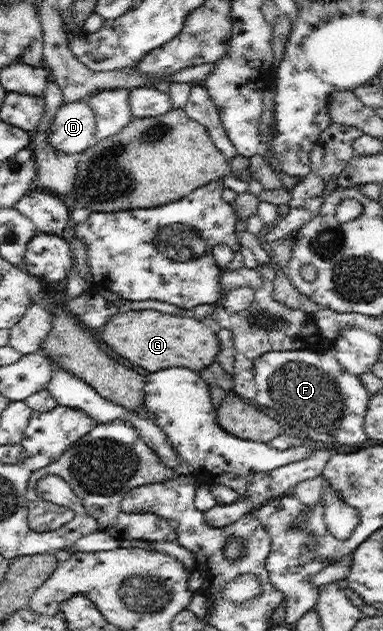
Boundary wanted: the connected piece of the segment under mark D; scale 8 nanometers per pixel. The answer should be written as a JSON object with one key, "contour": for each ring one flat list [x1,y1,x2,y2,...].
{"contour":[[81,100,63,102,50,123,49,143,59,151,79,155,96,143,94,111]]}

